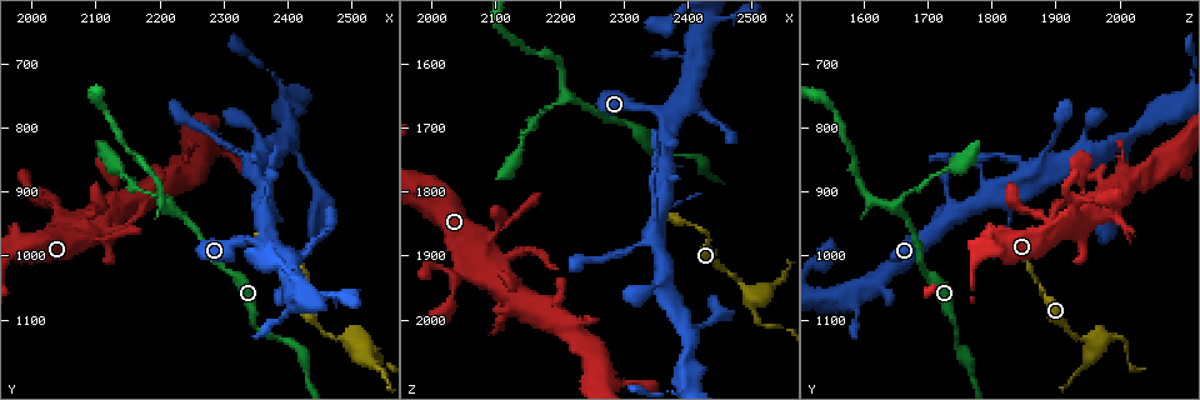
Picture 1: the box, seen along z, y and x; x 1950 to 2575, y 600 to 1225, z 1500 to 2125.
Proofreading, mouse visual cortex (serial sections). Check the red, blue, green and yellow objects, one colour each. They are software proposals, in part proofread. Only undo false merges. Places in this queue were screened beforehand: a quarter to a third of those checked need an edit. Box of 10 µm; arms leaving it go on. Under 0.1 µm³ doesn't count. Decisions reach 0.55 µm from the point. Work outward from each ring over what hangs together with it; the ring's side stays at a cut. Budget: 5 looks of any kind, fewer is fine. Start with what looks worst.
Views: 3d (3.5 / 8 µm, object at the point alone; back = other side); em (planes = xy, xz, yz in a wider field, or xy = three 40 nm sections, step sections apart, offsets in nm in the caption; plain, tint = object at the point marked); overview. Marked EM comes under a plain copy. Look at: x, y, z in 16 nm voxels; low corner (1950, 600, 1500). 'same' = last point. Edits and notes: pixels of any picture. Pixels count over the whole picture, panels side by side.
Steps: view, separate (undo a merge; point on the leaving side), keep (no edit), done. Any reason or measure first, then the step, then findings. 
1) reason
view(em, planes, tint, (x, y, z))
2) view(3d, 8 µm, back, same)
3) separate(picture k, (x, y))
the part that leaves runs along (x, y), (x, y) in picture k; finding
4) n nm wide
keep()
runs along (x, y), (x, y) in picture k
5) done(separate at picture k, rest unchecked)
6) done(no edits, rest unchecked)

thick turns thin
view(3d, 3.5 µm, (2030, 915, 1960))

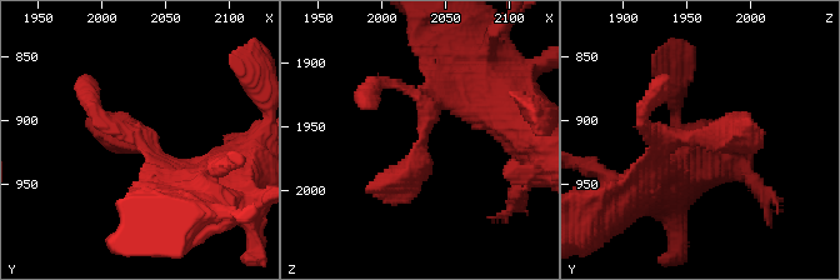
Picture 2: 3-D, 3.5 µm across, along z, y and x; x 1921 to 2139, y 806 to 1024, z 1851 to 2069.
view(em, xy, step 1, tint, (2032, 912, 1962))

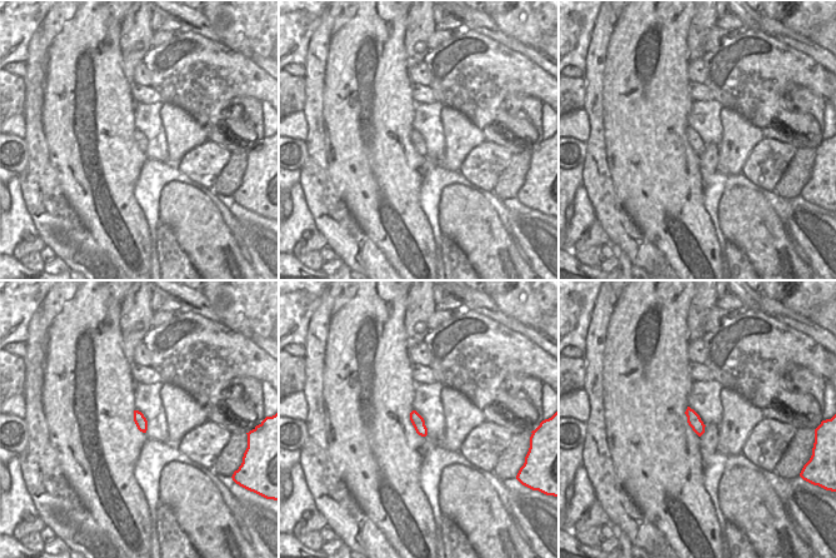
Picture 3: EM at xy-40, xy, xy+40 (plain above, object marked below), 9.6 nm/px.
another direction
view(em, xy, step 5, tint, same)

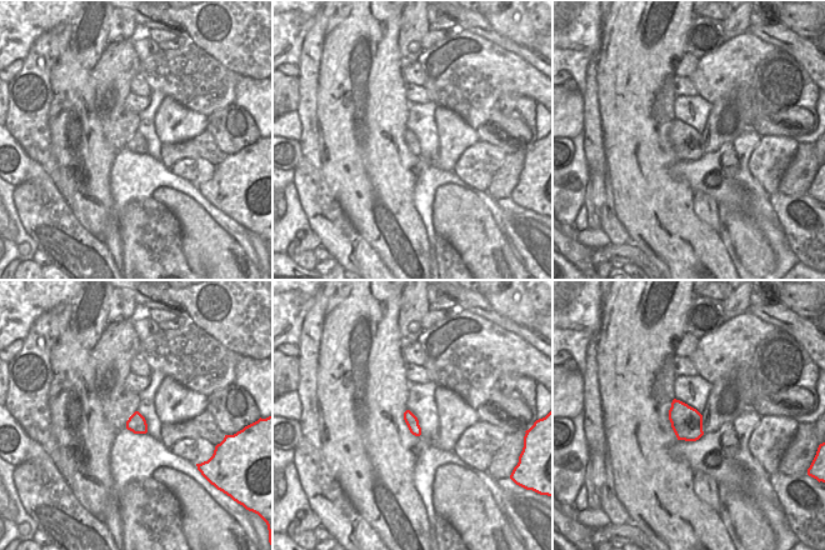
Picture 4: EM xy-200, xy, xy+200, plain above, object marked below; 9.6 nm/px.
keep()
runs along (465, 90), (426, 115), (419, 164), (369, 189) in picture 2; all the same cell

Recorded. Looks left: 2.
three arms meet
view(3d, 3.5 µm, (2215, 925, 1650))

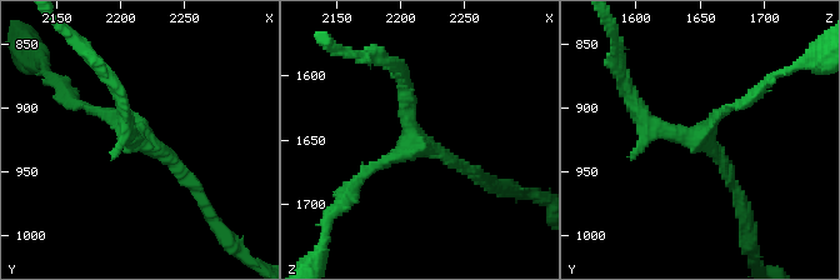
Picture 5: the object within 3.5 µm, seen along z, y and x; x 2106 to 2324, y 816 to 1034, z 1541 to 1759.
3 arms; arms of 100, 150, 250 nm; now the EM
view(em, xy, step 5, tint, (2216, 926, 1652))

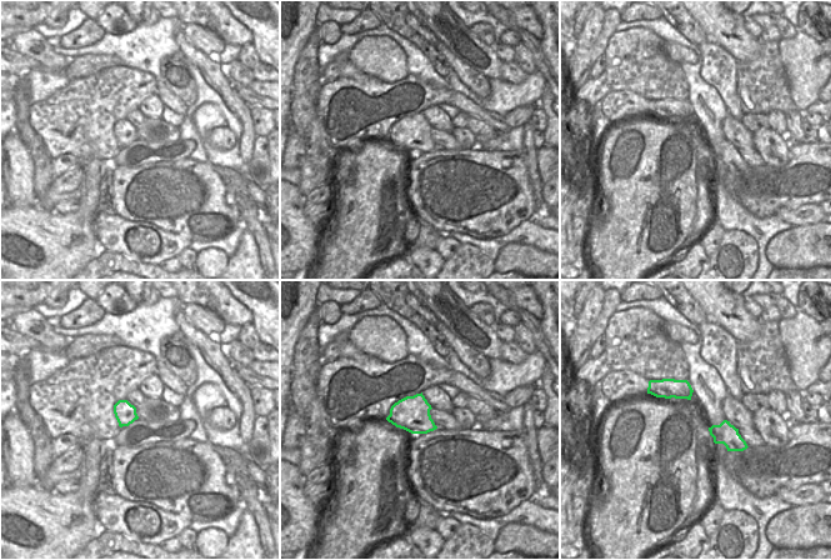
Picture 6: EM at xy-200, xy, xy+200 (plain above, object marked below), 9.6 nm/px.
keep()
runs along (736, 190), (718, 151), (634, 105) in picture 5; continuous, no second cell

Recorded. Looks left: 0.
done(no edits, rest unchecked)

